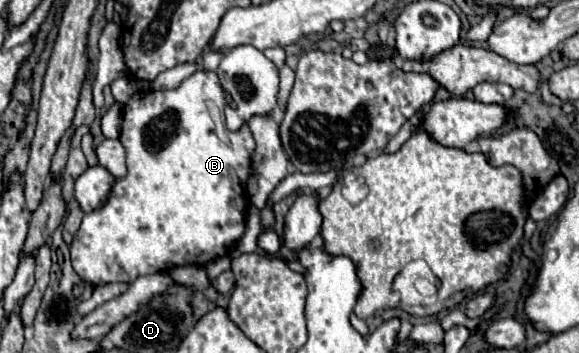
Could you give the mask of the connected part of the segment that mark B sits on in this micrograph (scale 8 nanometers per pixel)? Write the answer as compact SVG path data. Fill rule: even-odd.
M202 67L198 71L194 71L188 79L184 79L176 89L138 91L136 95L132 95L132 99L124 105L124 123L122 123L122 131L120 131L120 143L126 149L128 173L124 175L124 179L114 179L110 195L102 203L100 209L94 209L92 213L84 215L82 225L70 245L72 267L80 275L82 281L92 283L94 287L106 285L106 283L132 283L140 275L162 273L162 271L170 271L180 265L206 265L206 263L214 261L216 257L228 255L236 247L236 241L244 235L244 229L246 229L246 209L250 203L246 183L248 183L248 173L250 173L250 157L256 149L256 143L254 143L254 137L246 125L244 125L244 129L228 131L226 119L224 119L226 107L232 107L232 99L228 97L228 93L224 93L224 87L220 85L218 75L214 71L204 71Z

